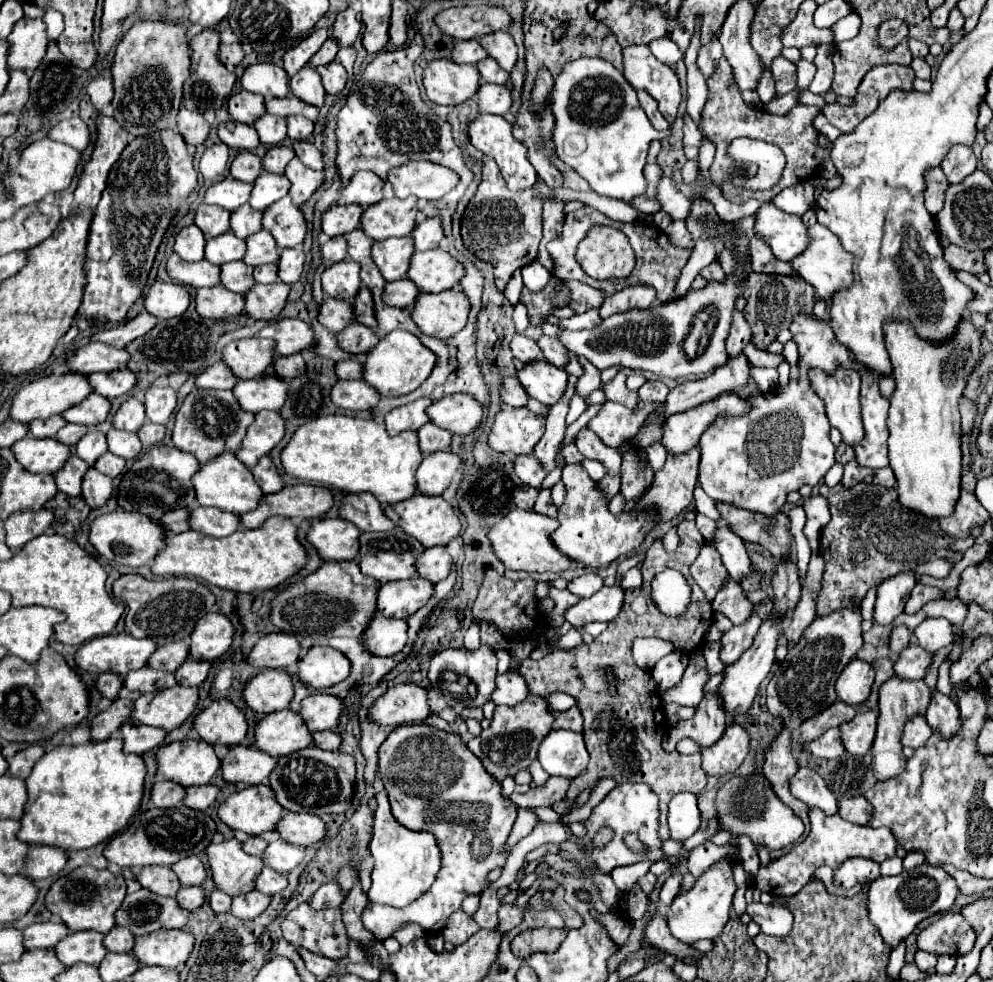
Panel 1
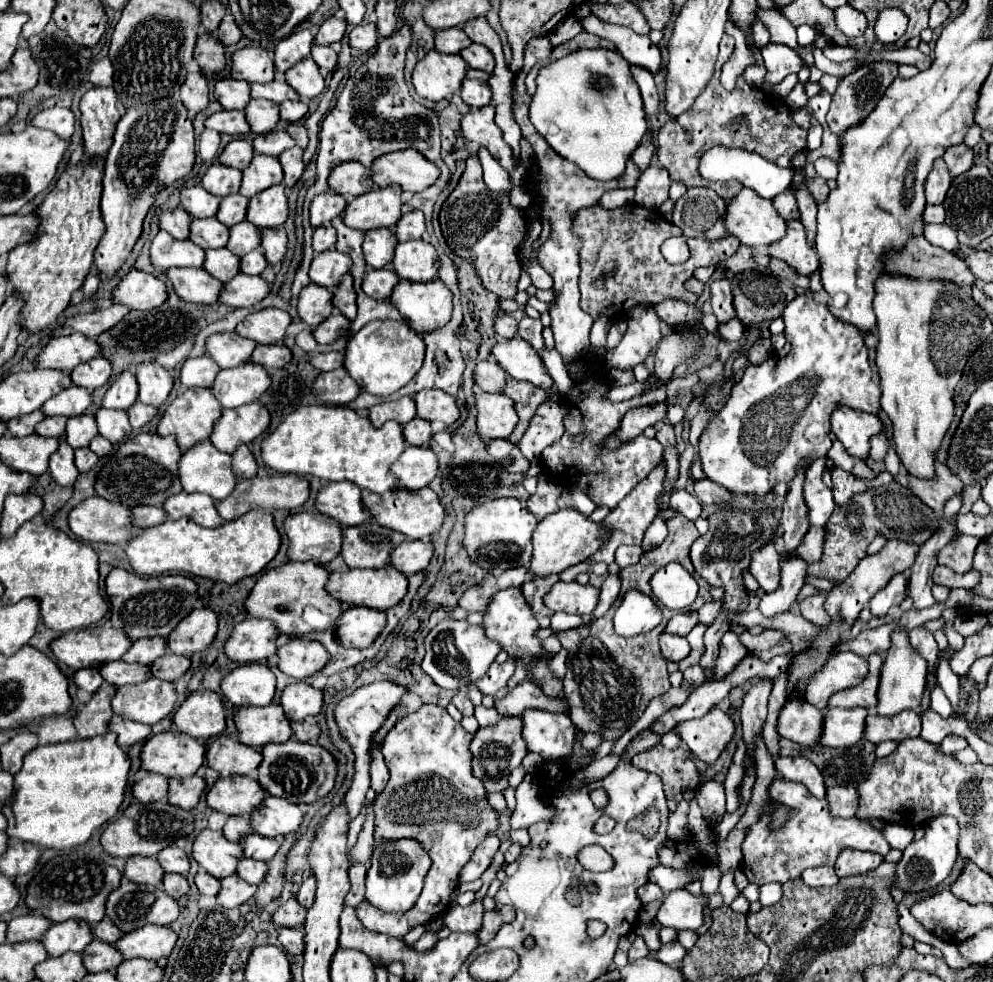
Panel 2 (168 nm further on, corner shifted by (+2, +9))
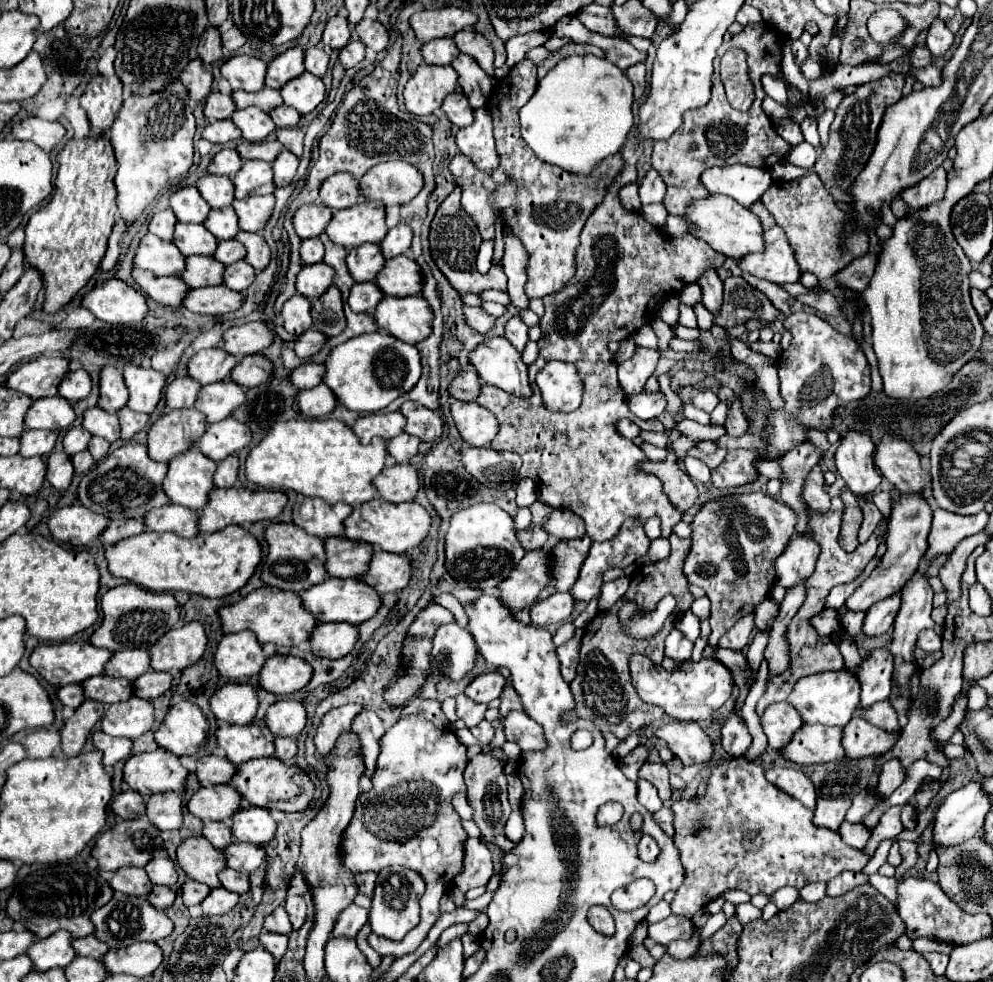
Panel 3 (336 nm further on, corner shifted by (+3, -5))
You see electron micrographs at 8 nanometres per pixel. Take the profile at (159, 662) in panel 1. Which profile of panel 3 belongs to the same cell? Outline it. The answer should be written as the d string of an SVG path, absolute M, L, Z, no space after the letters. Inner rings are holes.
M145 649L119 651L105 665L105 675L125 677L125 679L137 679L147 671L149 671L149 653Z

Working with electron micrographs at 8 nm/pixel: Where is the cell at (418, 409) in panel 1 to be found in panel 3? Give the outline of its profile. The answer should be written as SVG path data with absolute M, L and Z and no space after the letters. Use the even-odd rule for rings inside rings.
M373 413L363 419L359 419L353 425L353 431L359 435L361 443L369 443L375 435L383 439L393 439L395 435L401 435L405 427L405 415L397 413Z

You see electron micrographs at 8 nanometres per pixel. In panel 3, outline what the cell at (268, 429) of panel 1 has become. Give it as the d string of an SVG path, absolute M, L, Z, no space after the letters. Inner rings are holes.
M229 417L219 423L211 423L205 435L199 441L195 441L195 447L199 447L205 457L213 459L215 463L221 463L221 459L241 451L249 443L251 443L249 427Z

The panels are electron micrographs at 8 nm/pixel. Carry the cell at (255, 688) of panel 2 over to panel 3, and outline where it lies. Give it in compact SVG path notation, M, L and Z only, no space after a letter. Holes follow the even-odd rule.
M225 683L211 697L211 711L217 721L251 723L259 707L257 689L251 683Z

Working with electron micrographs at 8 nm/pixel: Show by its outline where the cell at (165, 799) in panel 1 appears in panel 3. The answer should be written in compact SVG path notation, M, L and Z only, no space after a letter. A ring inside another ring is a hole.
M123 791L111 801L111 811L121 819L137 819L145 813L145 797L137 795L137 791Z

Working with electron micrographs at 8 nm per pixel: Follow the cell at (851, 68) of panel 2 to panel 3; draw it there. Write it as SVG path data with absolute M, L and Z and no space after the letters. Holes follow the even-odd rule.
M935 65L923 67L923 69L915 69L915 79L921 81L925 87L933 87L941 83L941 69L937 69Z

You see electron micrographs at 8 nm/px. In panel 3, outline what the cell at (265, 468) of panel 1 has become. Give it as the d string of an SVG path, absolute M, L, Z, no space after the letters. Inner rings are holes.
M229 455L225 461L219 463L215 471L215 487L233 487L237 483L239 473L239 459L237 455Z

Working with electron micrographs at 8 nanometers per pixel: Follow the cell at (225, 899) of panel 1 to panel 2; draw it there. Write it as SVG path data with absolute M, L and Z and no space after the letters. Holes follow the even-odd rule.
M198 871L198 873L196 873L194 883L196 883L196 887L198 887L198 891L200 891L202 895L216 895L218 889L220 889L220 881L218 881L216 877L204 873L204 871Z

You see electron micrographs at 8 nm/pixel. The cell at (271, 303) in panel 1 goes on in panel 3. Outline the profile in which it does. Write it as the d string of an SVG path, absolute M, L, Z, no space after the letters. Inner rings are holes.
M217 285L191 289L187 299L183 301L183 307L201 315L223 315L237 311L243 305L243 301L245 301L243 293L233 291L225 285Z

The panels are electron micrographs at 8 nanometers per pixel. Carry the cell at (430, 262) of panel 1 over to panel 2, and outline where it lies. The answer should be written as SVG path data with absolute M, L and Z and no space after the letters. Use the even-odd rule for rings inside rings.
M422 239L398 243L392 259L392 269L400 279L432 281L438 275L436 249Z

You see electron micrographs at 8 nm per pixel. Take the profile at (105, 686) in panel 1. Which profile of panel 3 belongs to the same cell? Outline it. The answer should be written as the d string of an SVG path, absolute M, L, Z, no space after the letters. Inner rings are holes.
M65 685L65 687L59 689L59 699L61 699L63 705L77 709L85 701L83 687L81 685Z

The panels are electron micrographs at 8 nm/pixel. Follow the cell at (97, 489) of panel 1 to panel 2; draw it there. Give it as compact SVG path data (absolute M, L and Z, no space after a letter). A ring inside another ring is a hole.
M82 447L82 449L76 451L76 467L78 467L78 471L82 471L82 473L90 471L96 463L98 463L98 457L88 447Z

